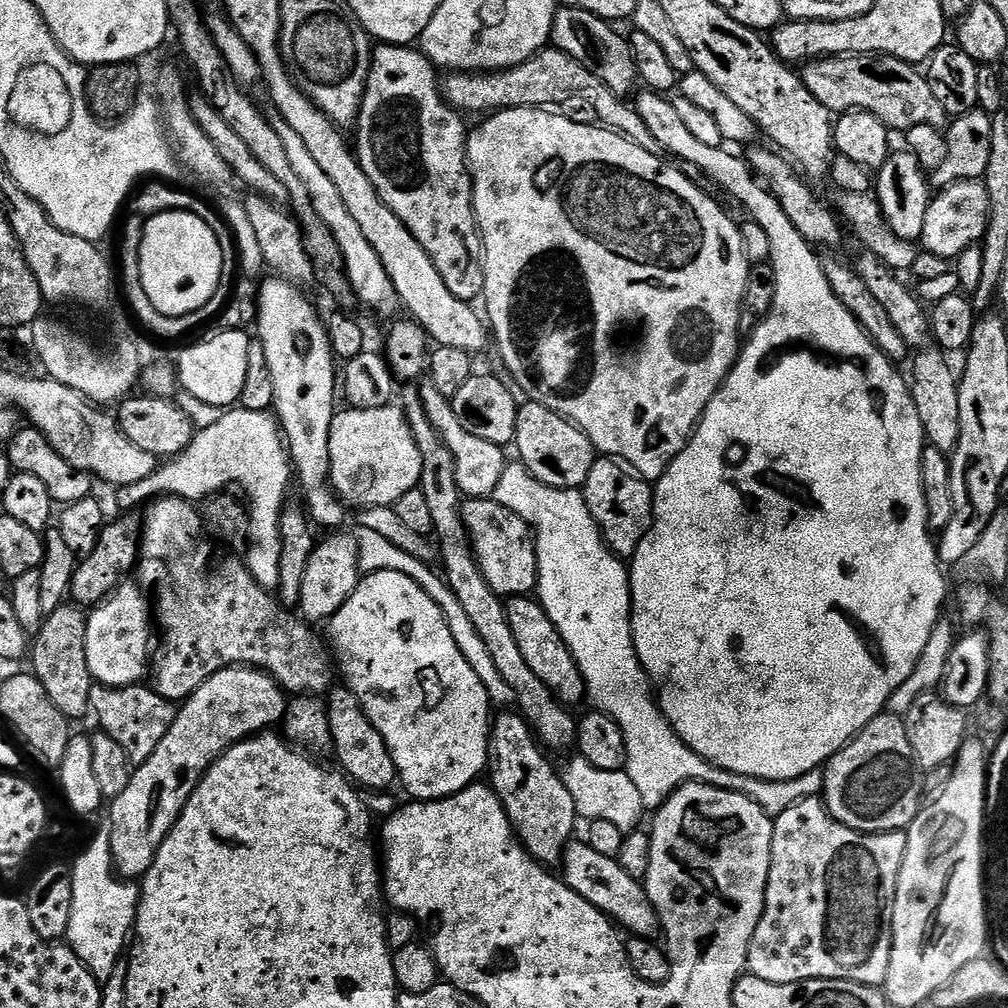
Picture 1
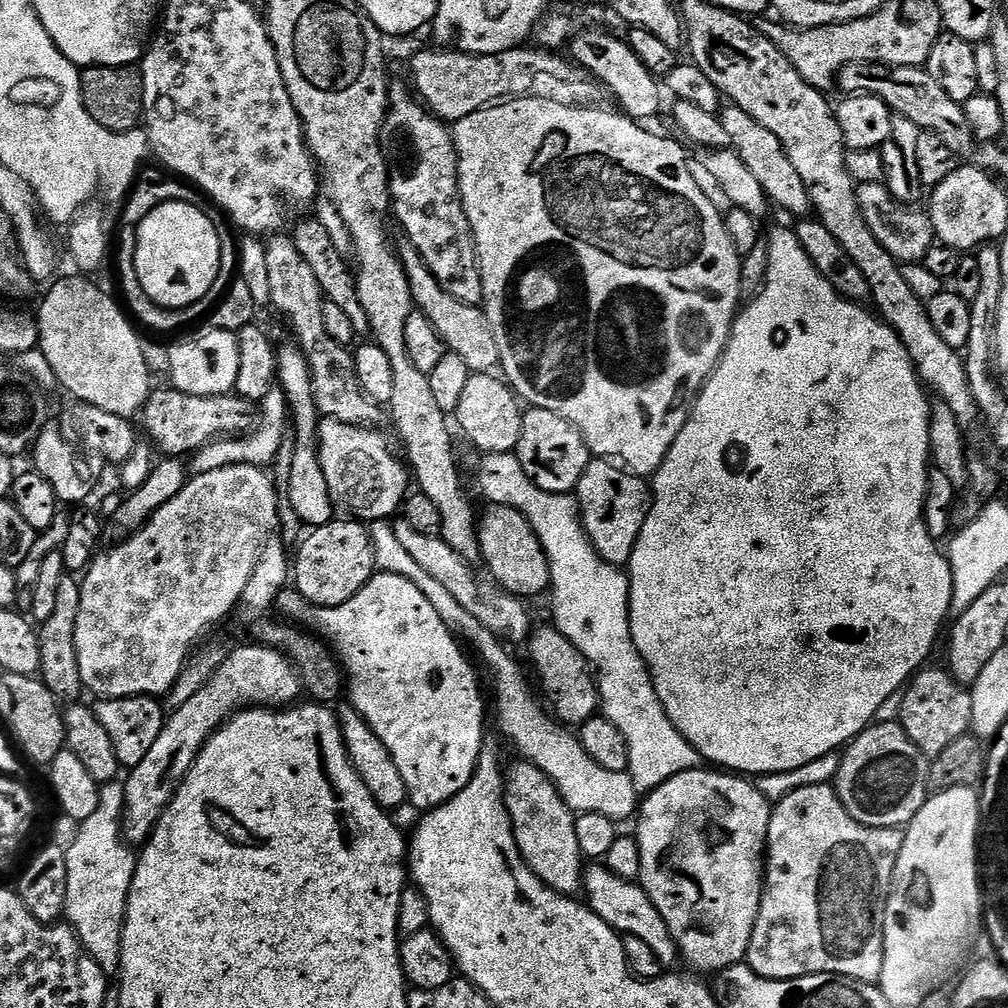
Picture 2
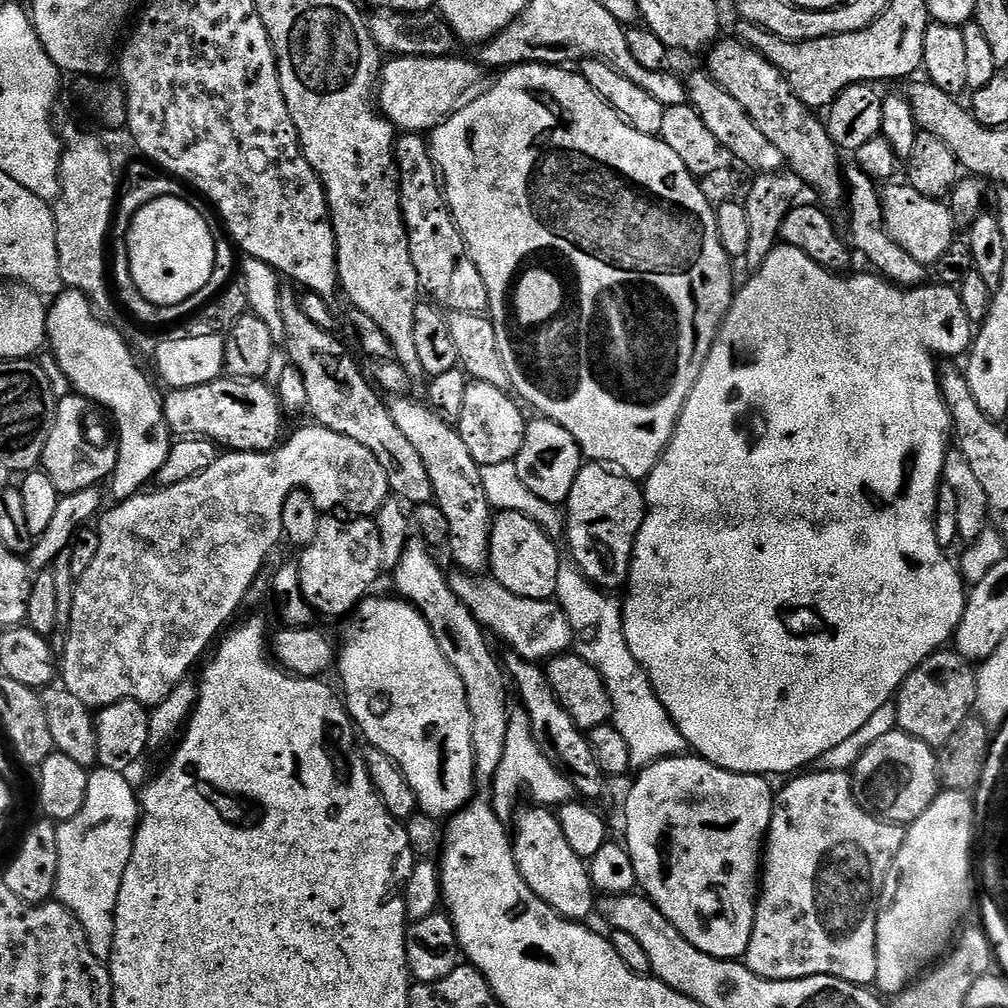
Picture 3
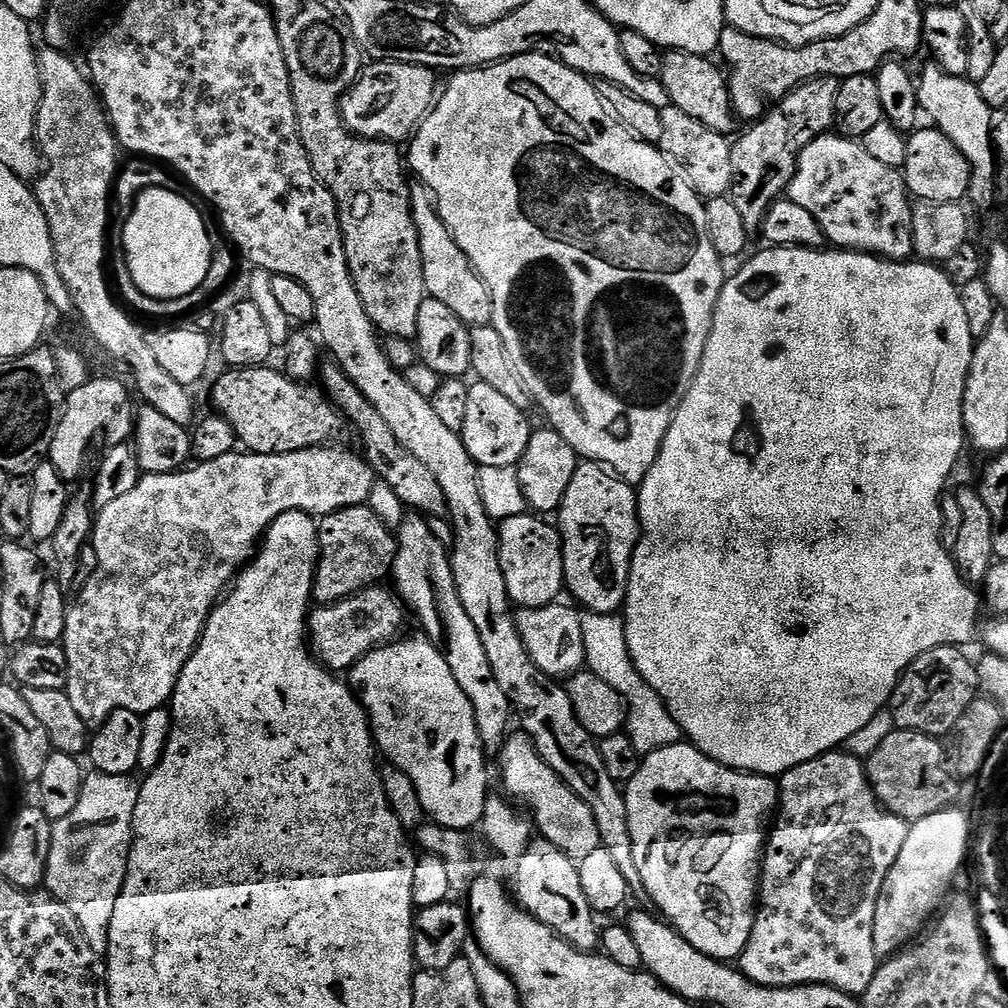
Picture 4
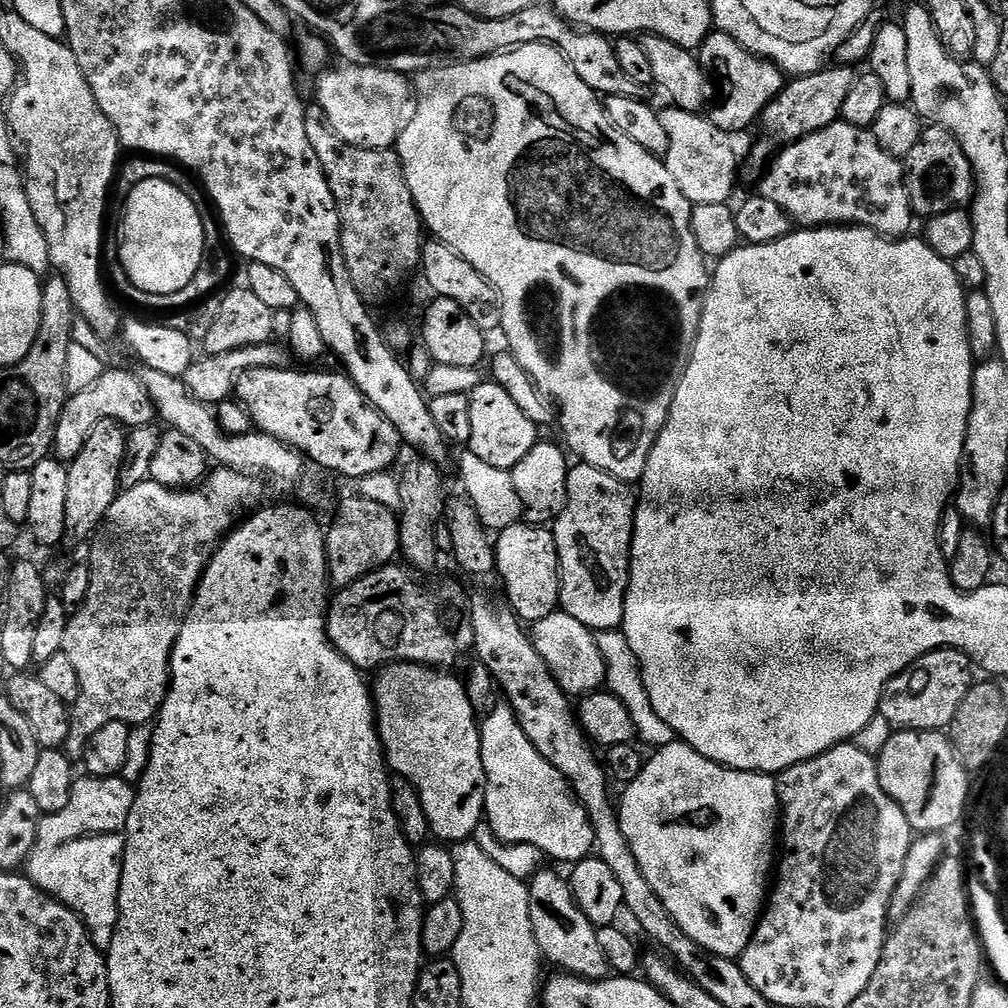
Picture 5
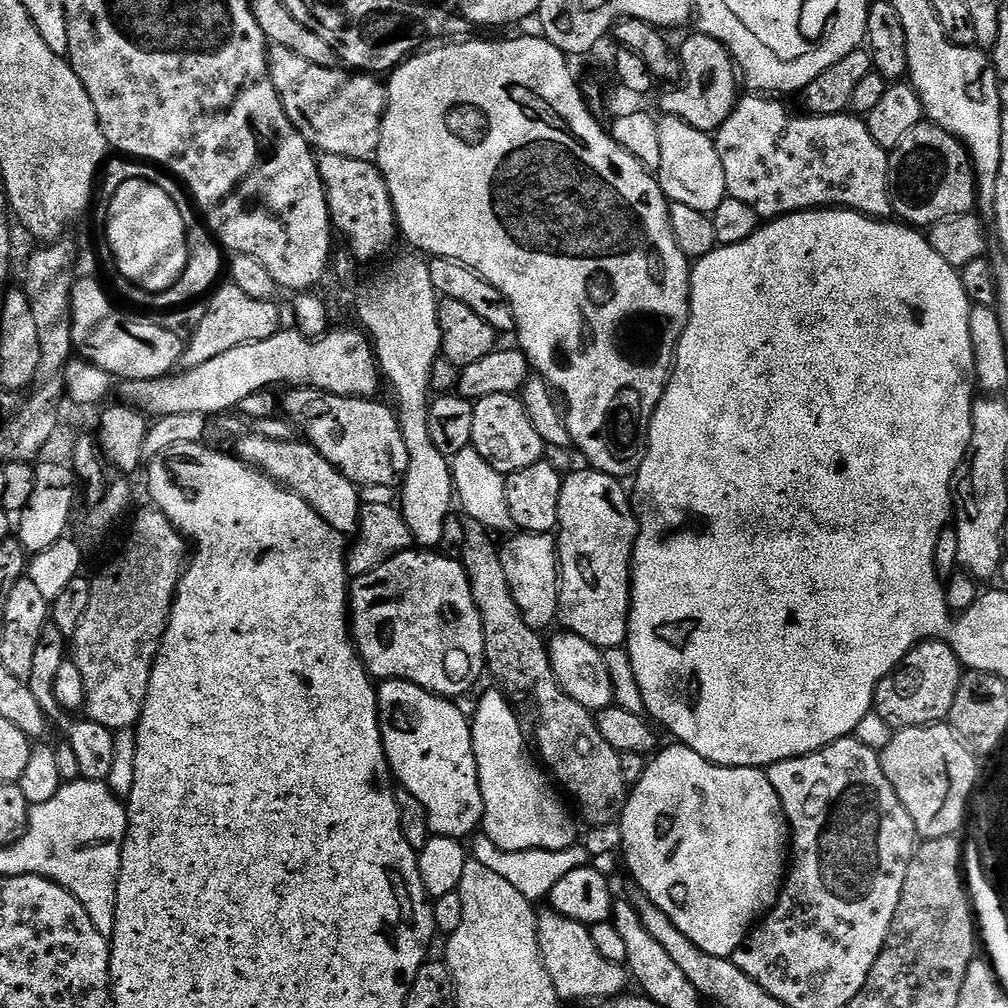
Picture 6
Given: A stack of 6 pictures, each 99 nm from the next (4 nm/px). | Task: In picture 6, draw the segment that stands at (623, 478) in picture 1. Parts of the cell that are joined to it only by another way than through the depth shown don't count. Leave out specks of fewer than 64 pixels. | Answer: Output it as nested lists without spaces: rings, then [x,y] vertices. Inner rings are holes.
[[[587,470],[563,477],[558,498],[558,551],[560,554],[559,623],[596,648],[619,648],[628,639],[628,609],[632,603],[632,551],[636,545],[636,513],[619,479]]]

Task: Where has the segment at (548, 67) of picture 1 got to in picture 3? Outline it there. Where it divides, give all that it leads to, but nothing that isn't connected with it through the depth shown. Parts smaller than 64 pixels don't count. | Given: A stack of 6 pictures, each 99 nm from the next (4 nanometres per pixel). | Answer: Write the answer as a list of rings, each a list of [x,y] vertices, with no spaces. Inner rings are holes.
[[[392,56],[381,67],[378,81],[378,107],[392,124],[404,134],[431,134],[448,117],[462,110],[481,95],[480,83],[485,69],[475,59],[451,56]]]

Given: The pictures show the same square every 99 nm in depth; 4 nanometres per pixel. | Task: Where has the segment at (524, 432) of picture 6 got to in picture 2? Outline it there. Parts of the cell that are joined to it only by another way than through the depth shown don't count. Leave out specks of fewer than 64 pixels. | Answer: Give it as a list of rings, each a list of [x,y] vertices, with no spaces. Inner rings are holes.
[[[473,374],[470,382],[466,382],[466,391],[462,394],[462,402],[458,402],[454,420],[460,423],[465,438],[480,454],[512,454],[520,441],[524,412],[516,393],[499,375]]]

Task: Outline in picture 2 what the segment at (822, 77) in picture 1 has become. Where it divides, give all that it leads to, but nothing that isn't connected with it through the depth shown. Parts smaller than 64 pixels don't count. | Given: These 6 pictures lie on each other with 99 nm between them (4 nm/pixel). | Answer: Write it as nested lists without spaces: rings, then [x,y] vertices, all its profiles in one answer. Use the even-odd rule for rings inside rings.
[[[851,64],[840,71],[838,88],[844,94],[867,94],[882,98],[886,106],[898,116],[910,118],[925,132],[938,134],[953,154],[968,152],[974,147],[972,130],[964,118],[964,105],[954,102],[934,78],[923,67],[898,66],[891,68],[885,64]]]

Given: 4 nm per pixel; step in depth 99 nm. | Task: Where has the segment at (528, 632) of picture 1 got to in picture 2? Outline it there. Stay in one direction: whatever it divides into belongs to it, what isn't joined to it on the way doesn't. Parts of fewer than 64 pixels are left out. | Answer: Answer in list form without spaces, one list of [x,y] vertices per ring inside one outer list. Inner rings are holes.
[[[554,626],[537,627],[526,641],[528,656],[540,675],[540,684],[552,703],[555,719],[565,726],[585,724],[590,717],[601,711],[600,686],[592,663]],[[556,711],[556,712],[555,712]],[[573,724],[573,725],[572,725]]]

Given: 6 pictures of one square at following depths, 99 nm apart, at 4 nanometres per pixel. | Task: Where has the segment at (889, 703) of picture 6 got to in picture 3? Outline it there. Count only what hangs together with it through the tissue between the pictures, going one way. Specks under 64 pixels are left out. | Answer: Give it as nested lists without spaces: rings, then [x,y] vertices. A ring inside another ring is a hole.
[[[941,650],[927,656],[904,679],[894,697],[897,729],[926,742],[933,750],[946,746],[946,742],[950,742],[950,737],[957,732],[958,726],[962,726],[962,722],[966,722],[973,715],[976,707],[976,673],[977,669],[954,650]]]

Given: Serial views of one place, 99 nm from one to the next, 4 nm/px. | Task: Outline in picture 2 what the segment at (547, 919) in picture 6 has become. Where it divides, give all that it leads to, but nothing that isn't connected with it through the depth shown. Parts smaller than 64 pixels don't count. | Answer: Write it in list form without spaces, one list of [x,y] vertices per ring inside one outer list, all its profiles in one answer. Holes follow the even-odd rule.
[[[517,759],[516,764],[508,764],[504,777],[504,805],[512,819],[514,838],[518,842],[520,857],[527,862],[528,868],[543,884],[549,884],[556,892],[564,896],[575,897],[581,891],[586,871],[586,858],[580,853],[578,846],[578,830],[576,829],[577,813],[566,806],[562,794],[552,784],[552,780],[538,766],[528,760]]]

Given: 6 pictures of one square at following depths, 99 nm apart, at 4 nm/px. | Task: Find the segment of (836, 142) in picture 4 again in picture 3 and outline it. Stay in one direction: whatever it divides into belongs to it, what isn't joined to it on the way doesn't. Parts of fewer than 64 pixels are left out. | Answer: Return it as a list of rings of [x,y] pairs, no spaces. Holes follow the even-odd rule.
[[[855,166],[849,167],[846,172],[846,205],[848,204],[848,232],[846,228],[846,236],[850,241],[851,247],[857,253],[860,252],[873,264],[875,271],[883,276],[885,280],[890,280],[894,284],[899,284],[902,288],[919,288],[929,279],[929,269],[922,263],[918,262],[910,254],[906,254],[906,250],[902,250],[902,246],[896,244],[891,233],[885,227],[884,223],[884,201],[882,199],[881,189],[878,187],[877,181],[867,176],[860,168]]]

